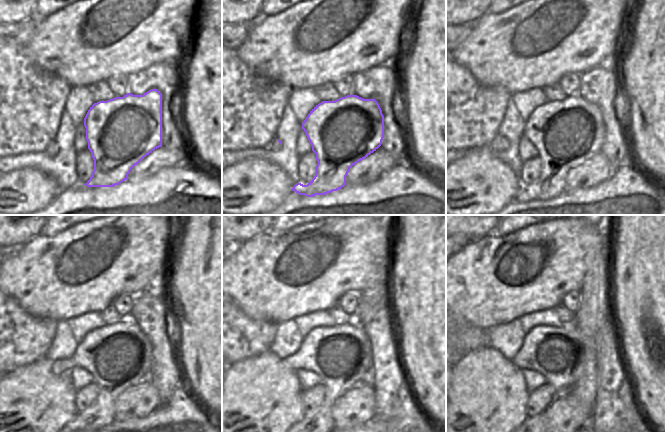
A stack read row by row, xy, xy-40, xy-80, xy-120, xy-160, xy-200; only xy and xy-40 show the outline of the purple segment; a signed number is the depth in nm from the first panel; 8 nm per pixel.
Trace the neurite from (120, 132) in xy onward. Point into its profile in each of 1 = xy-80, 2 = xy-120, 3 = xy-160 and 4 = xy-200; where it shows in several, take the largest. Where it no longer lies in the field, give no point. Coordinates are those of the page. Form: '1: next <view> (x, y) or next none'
1: next xy-80 (566, 133)
2: next xy-120 (119, 356)
3: next xy-160 (340, 355)
4: next xy-200 (557, 353)

